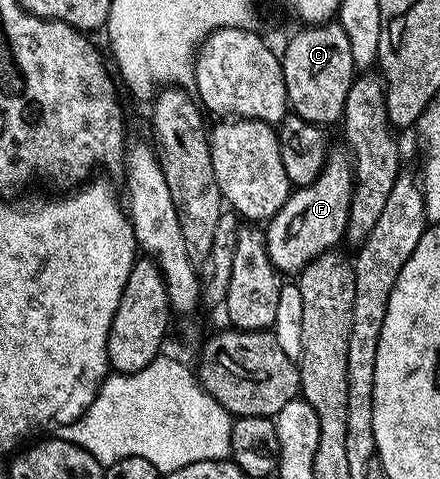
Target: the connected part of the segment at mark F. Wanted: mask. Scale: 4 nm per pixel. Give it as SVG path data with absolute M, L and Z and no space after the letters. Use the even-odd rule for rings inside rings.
M332 149L317 180L308 186L292 189L282 208L266 223L269 260L284 275L298 275L317 256L334 251L338 247L335 245L344 241L355 172L351 168L350 157L340 150Z

